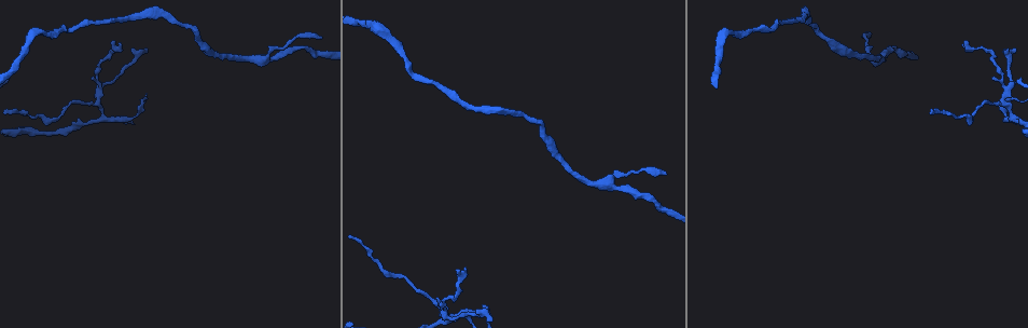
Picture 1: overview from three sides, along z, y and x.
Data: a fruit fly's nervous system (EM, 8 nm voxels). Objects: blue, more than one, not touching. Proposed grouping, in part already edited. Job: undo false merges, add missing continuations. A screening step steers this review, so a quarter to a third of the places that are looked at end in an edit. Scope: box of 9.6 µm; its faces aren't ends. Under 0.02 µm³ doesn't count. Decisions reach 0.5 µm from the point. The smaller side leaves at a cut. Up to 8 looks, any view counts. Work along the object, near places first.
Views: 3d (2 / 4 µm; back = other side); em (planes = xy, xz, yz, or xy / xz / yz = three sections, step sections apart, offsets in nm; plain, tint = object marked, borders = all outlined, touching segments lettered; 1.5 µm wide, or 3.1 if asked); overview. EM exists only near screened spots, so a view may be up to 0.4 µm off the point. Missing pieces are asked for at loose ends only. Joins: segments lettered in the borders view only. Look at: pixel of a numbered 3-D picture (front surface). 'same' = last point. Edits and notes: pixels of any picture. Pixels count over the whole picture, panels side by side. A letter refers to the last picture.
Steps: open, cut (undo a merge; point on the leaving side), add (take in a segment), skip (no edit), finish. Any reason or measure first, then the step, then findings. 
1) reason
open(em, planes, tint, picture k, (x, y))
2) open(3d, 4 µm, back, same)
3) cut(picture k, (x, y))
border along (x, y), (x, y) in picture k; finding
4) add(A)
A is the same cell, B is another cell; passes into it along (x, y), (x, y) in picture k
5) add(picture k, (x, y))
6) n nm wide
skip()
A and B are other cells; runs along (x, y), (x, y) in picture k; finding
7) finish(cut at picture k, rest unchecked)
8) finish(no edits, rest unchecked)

branch point
open(3d, 2 µm, picture 1, (609, 182))

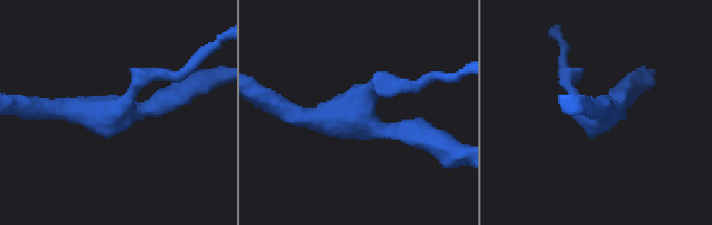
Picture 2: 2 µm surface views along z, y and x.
open(em, planes, borders, picture 2, (360, 111))

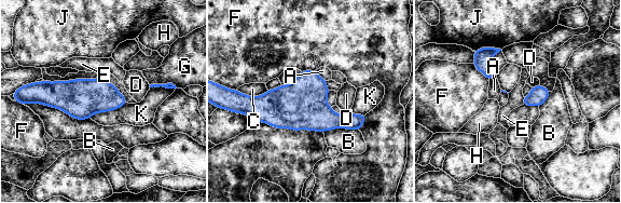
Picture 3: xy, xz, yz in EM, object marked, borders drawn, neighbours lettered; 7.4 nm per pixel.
60 nm wide
skip()
A, B, C, D, E, F, G, H, J and K are other cells; border along (127, 103), (90, 118) in picture 3; one neuron here

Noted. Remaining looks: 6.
thin end
open(3d, 2 µm, picture 1, (113, 42))

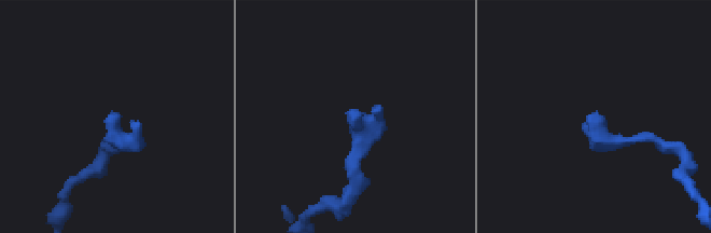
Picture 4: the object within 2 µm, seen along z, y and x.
open(em, planes, borders, picture 4, (119, 113))

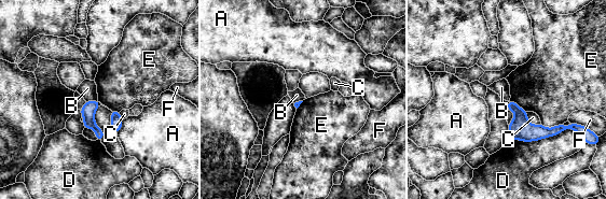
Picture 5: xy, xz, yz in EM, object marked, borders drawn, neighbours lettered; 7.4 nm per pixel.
D touches over 500 nm
skip()
A, B, C, D, E and F are other cells; border along (562, 123), (552, 127), (540, 124) in picture 5; no lettered segment goes on from it

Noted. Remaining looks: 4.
abrupt turn
open(3d, 2 µm, picture 1, (1007, 100))

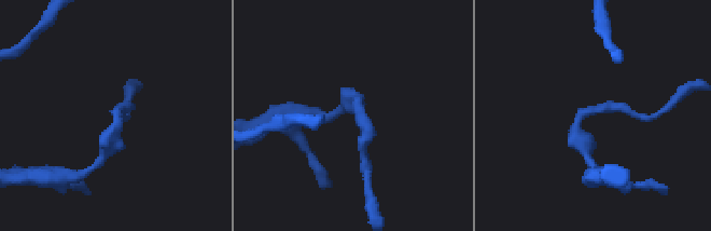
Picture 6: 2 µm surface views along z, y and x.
now the EM
open(em, xz, step 4, tint, picture 6, (118, 114))

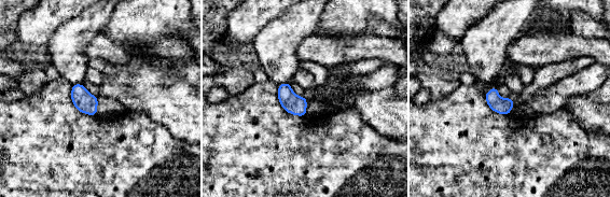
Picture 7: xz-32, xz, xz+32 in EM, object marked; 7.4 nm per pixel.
another direction
open(em, planes, borders, same)

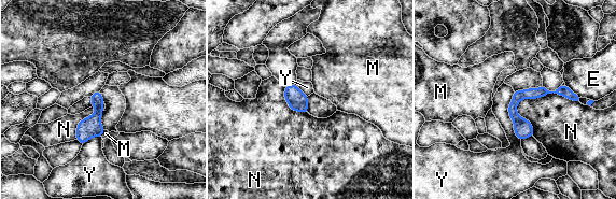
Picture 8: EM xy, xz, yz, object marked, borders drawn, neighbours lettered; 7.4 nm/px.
N touches over 480 nm
skip()
E, M, N and Y are other cells; all the same neuron

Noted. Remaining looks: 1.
finish(no edits, rest unchecked)

